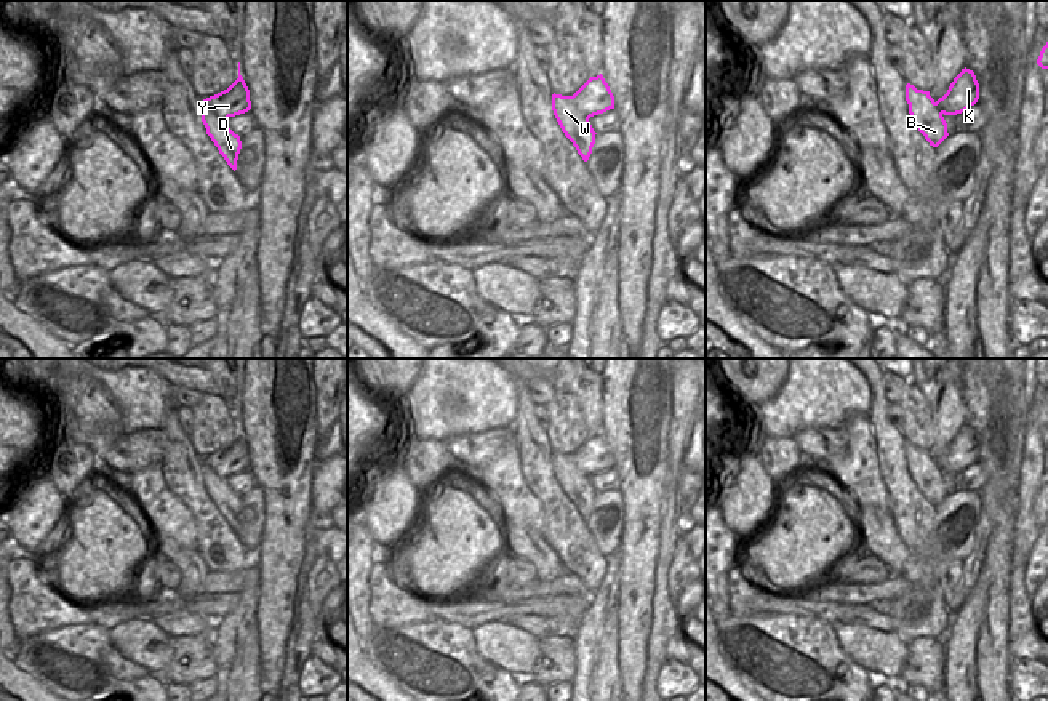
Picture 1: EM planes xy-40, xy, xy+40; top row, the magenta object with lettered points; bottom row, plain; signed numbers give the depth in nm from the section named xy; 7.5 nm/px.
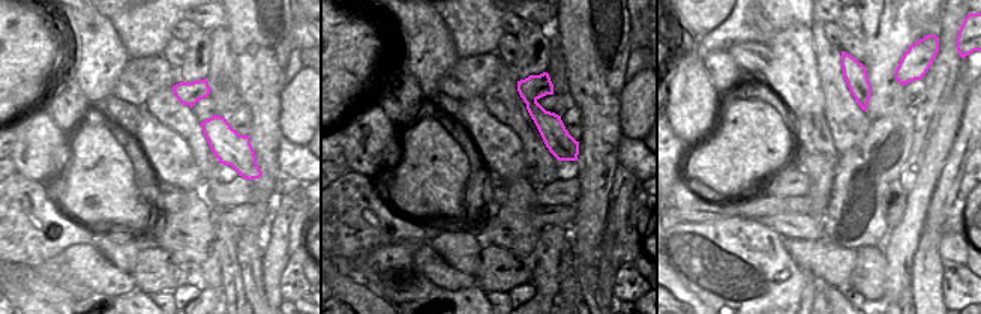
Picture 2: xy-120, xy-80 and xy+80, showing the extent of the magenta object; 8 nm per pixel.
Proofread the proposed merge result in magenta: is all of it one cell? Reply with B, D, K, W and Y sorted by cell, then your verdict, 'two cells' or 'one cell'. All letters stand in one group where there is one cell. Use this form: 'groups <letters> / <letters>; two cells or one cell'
groups B D W / K Y; two cells

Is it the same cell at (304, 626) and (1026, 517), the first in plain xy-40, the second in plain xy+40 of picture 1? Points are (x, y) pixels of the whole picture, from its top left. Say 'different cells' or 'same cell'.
same cell

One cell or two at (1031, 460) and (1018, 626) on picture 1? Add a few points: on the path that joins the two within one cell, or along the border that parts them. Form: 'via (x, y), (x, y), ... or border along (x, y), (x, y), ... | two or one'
via (1026, 501), (1026, 532), (1018, 584) | one

